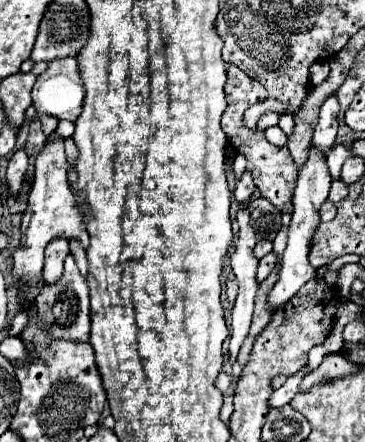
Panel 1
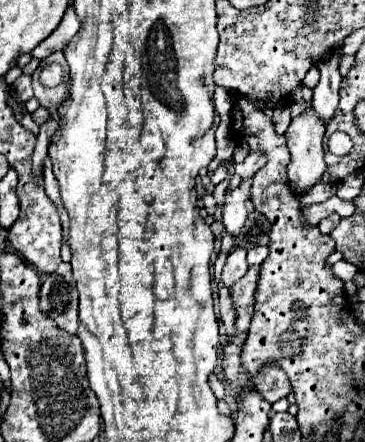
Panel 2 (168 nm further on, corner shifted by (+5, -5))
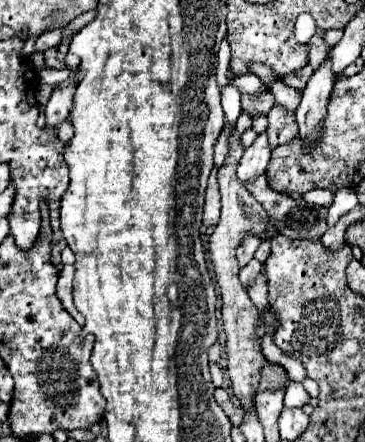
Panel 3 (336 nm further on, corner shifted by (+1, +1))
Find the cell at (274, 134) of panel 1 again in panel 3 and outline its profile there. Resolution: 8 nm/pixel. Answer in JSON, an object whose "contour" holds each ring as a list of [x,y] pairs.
{"contour":[[[268,77],[266,83],[268,83],[270,91],[274,93],[278,105],[282,105],[282,107],[288,109],[288,111],[296,111],[298,103],[300,103],[300,99],[302,99],[302,93],[300,93],[298,89],[288,87],[288,85],[284,85],[282,81],[274,81],[272,77]]]}

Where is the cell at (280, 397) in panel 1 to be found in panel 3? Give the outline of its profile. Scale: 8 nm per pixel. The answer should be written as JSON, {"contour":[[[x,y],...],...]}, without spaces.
{"contour":[[[290,383],[286,389],[286,399],[284,405],[286,407],[304,407],[310,403],[310,395],[306,393],[302,383]]]}

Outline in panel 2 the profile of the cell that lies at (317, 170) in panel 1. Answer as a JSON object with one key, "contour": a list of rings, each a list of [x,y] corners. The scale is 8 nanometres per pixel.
{"contour":[[[310,109],[300,117],[294,117],[286,139],[288,151],[292,155],[288,163],[288,181],[298,197],[304,197],[316,183],[322,181],[326,163],[322,151],[322,137],[326,127],[316,119]]]}

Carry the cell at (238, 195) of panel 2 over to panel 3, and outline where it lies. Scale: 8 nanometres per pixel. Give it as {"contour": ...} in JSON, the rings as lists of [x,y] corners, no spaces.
{"contour":[[[262,131],[262,133],[258,133],[256,141],[242,155],[240,165],[238,165],[238,179],[242,183],[246,183],[250,177],[262,175],[268,161],[270,161],[270,143],[268,143],[266,131]]]}

